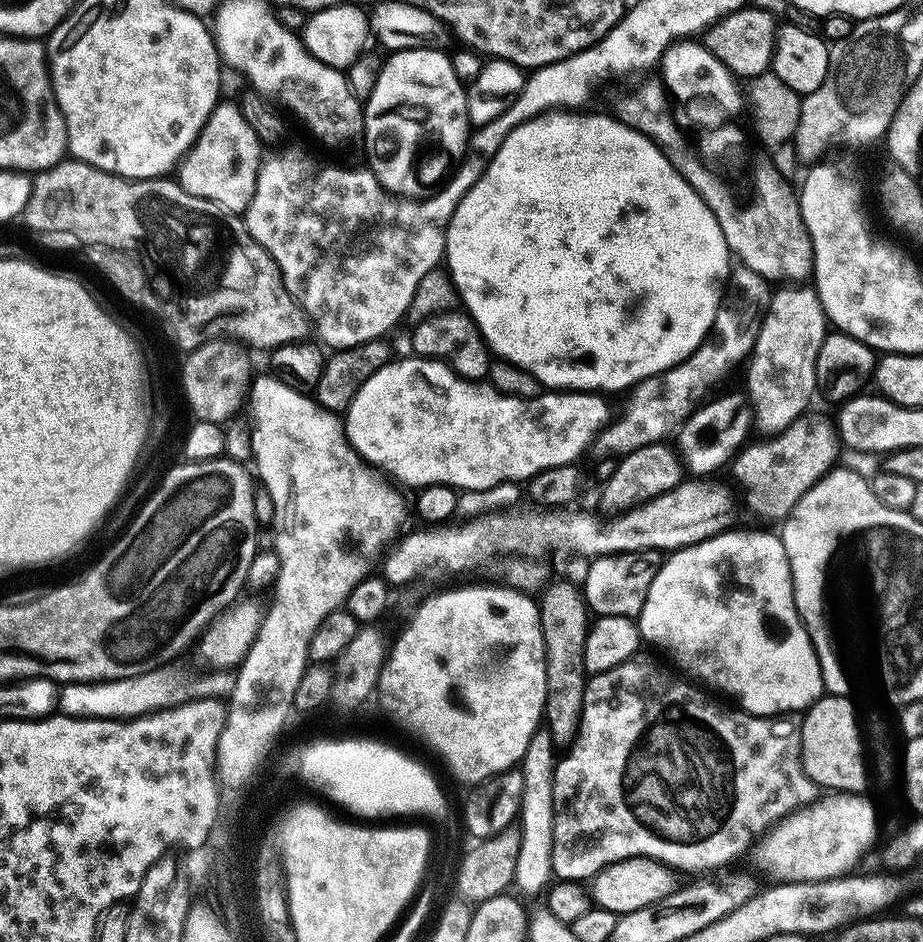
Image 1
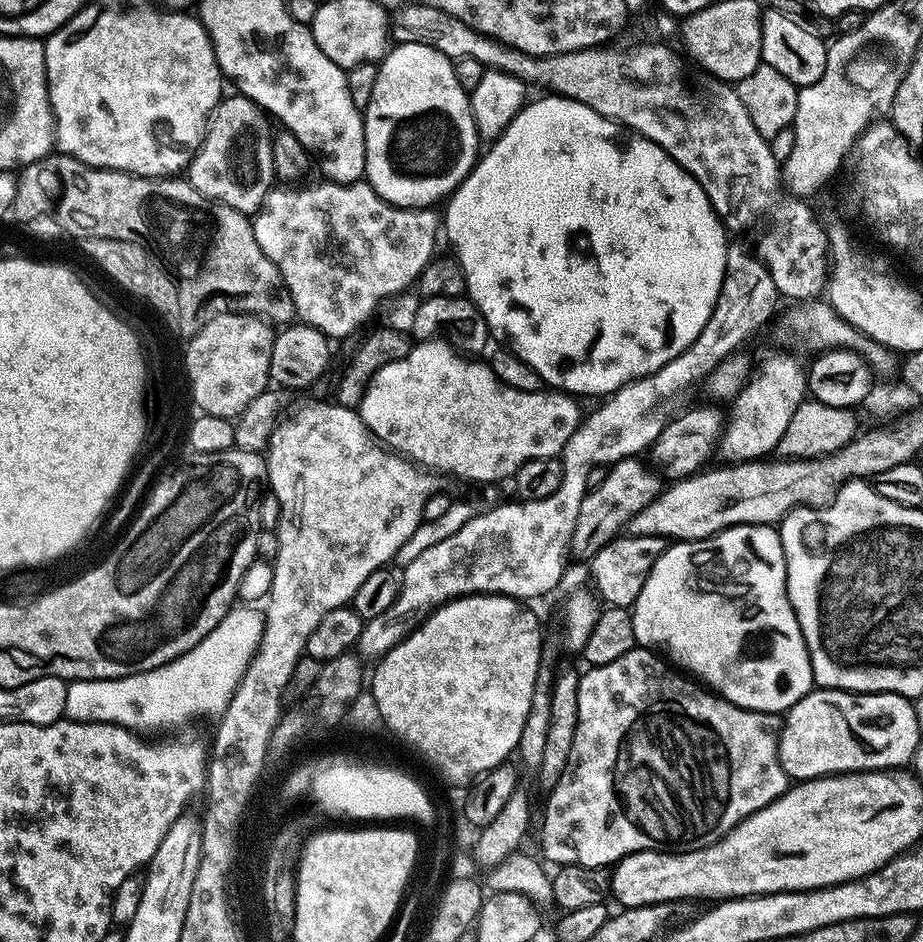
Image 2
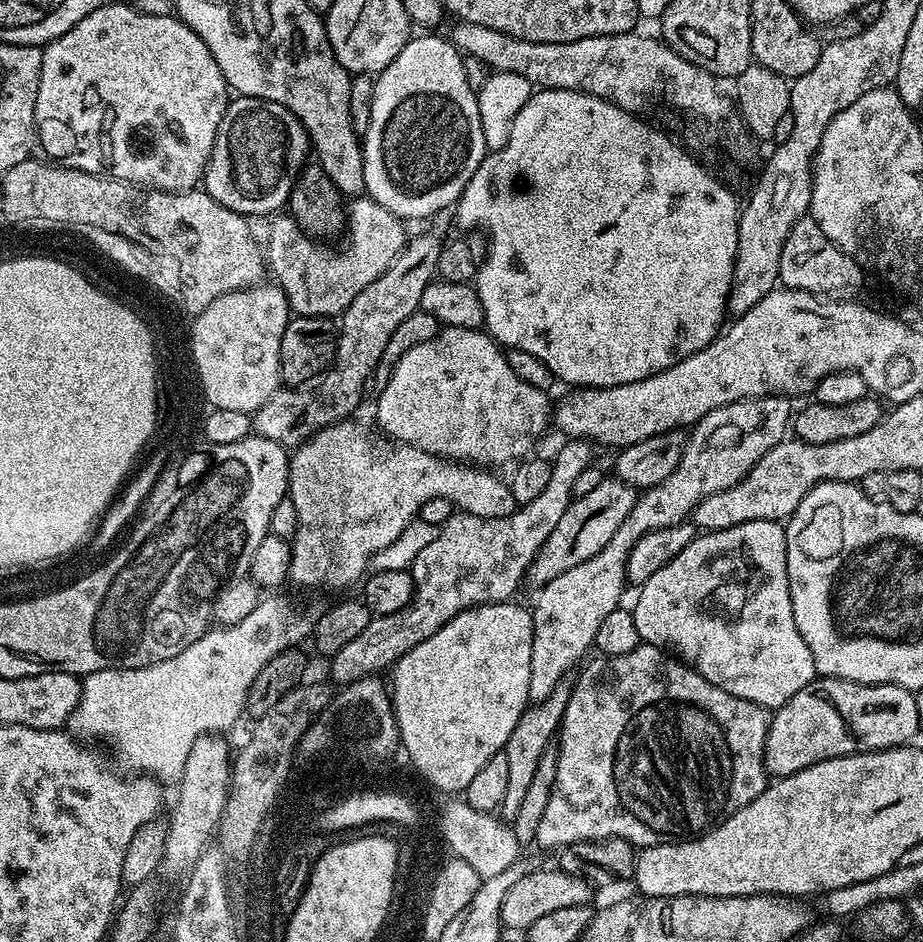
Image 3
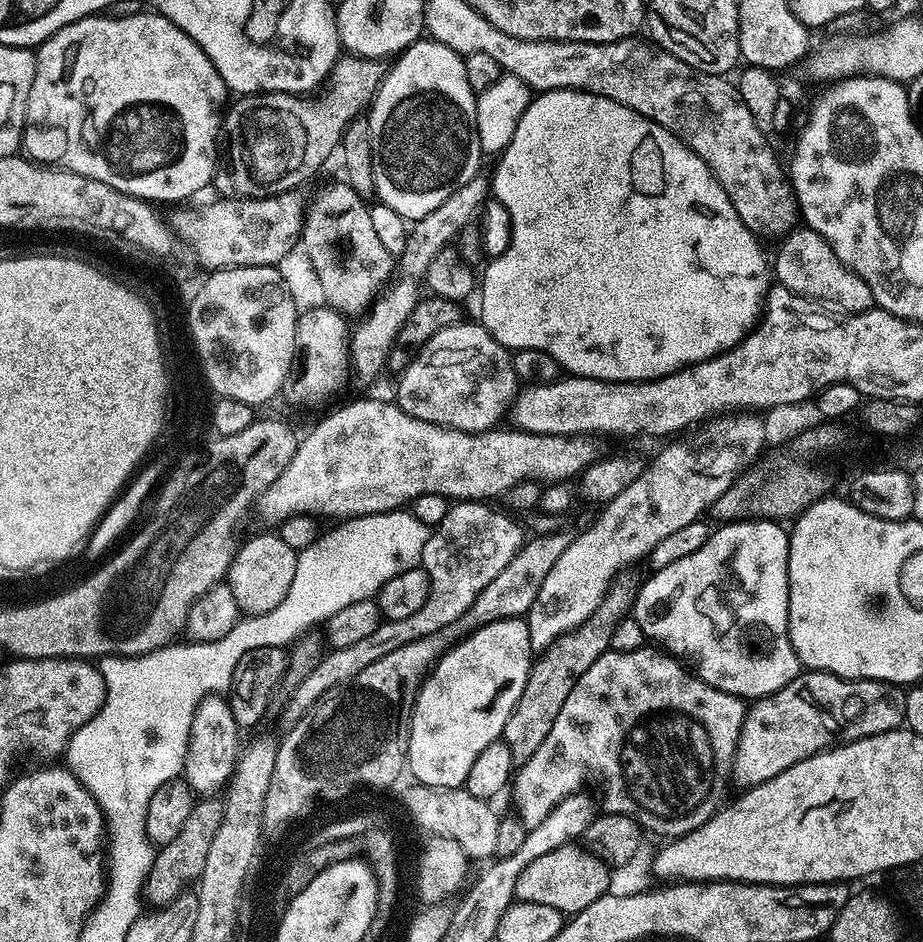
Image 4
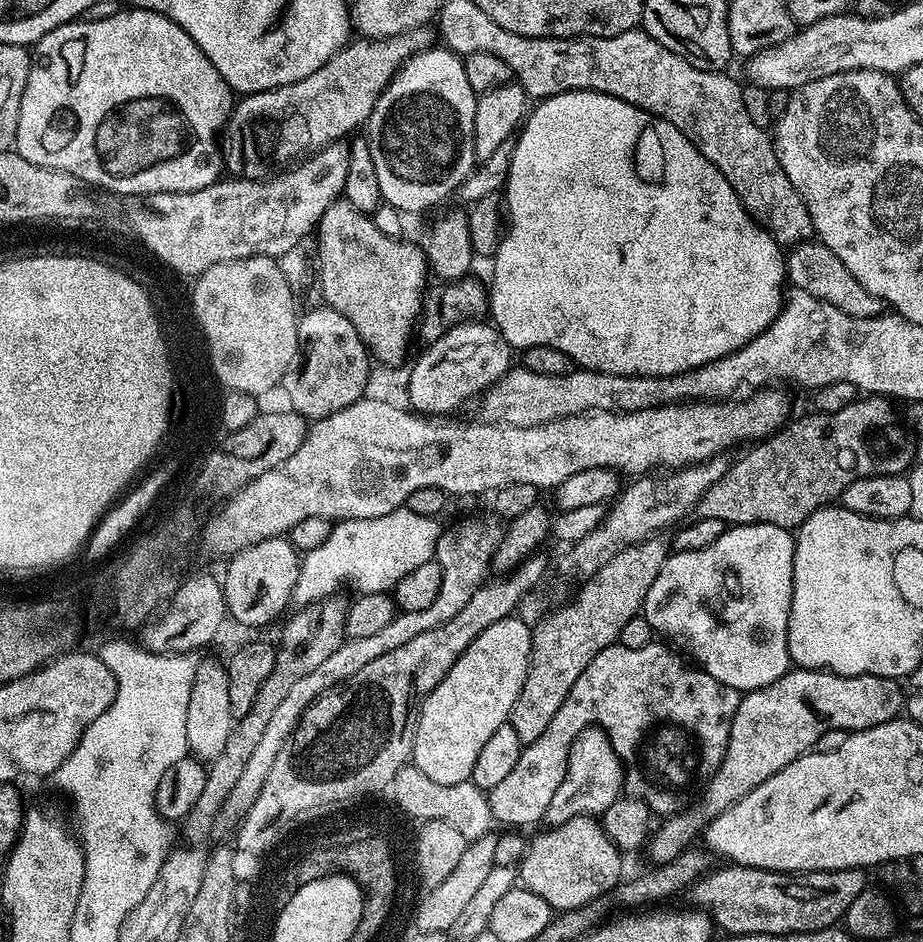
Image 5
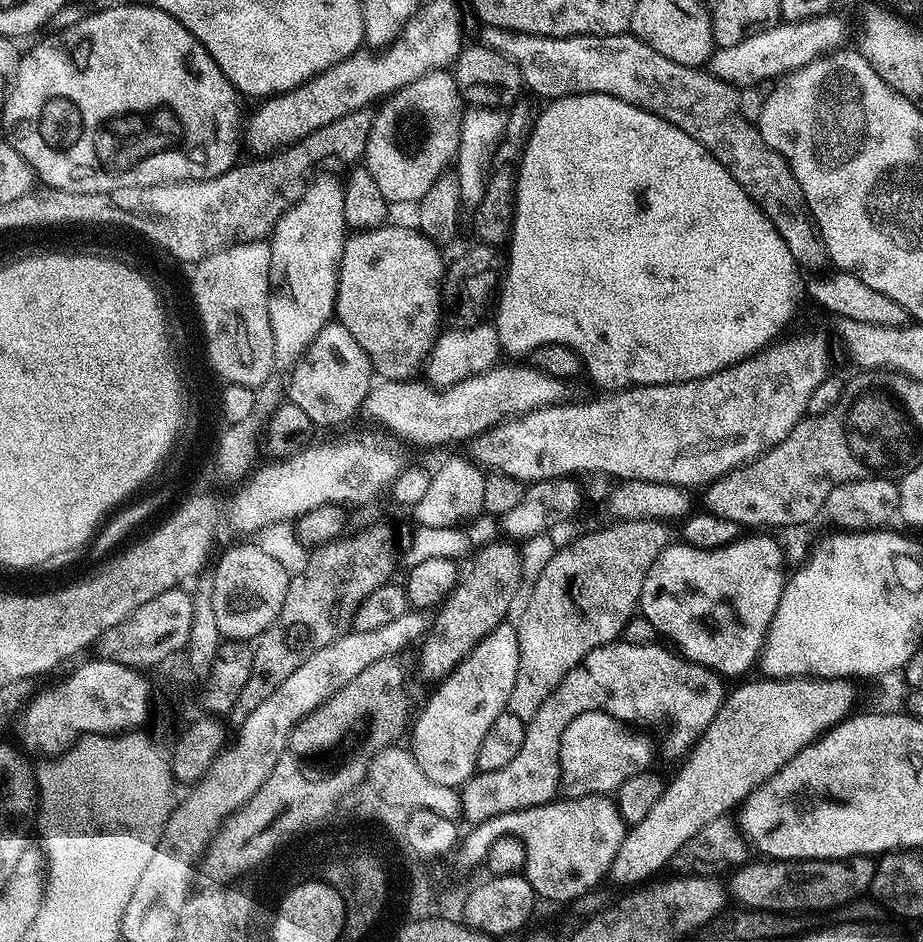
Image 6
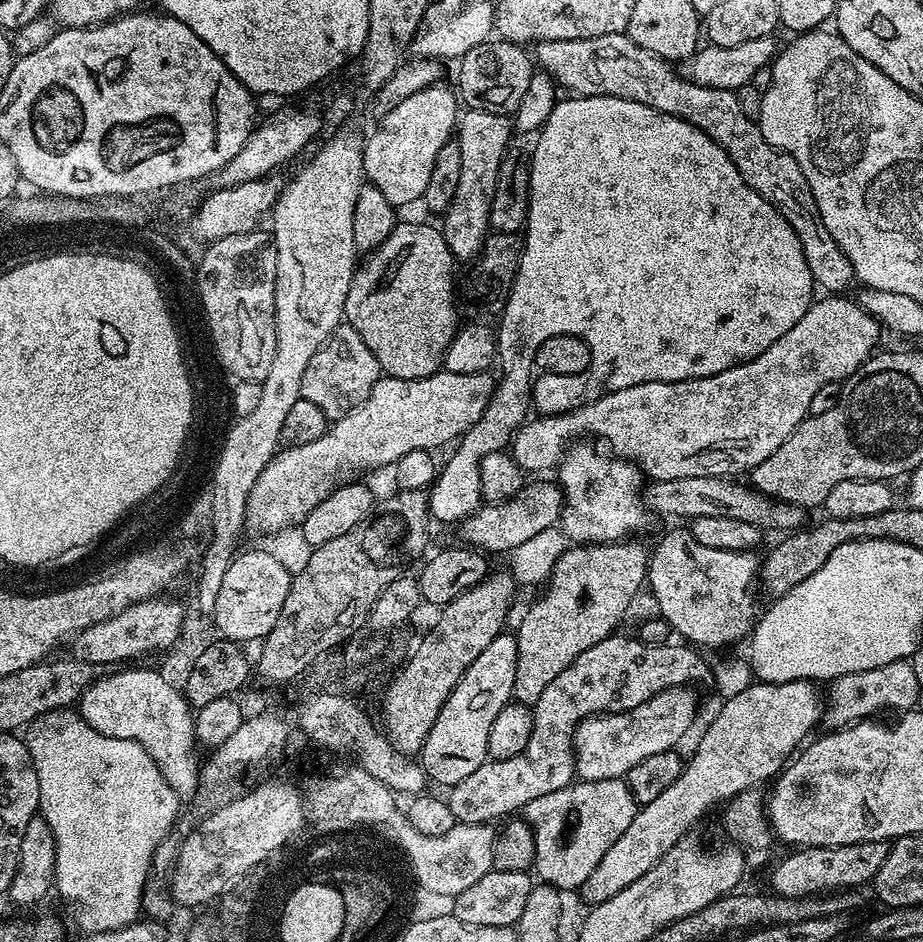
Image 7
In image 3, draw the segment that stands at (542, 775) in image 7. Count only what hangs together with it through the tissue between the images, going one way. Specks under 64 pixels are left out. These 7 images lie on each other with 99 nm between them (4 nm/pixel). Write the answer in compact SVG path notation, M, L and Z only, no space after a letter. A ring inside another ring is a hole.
M641 642L634 650L630 650L630 654L600 656L595 659L589 659L579 669L581 670L580 677L574 680L566 714L560 722L556 748L558 758L556 781L552 786L550 800L546 802L546 814L542 814L542 823L538 826L538 834L535 838L537 845L541 844L544 848L564 848L567 844L572 846L597 840L622 838L637 849L642 849L655 844L675 842L699 836L701 832L707 832L709 828L716 827L728 816L732 816L750 802L754 802L754 798L758 798L758 794L762 794L762 790L768 788L770 773L764 764L764 747L770 719L769 709L750 702L746 698L738 698L706 682L706 678L702 678L693 668L688 667L665 649L654 647L650 642Z

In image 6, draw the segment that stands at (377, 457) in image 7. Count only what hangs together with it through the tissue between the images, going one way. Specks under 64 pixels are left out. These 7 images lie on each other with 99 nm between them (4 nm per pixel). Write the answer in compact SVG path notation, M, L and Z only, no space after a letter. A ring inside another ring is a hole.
M497 363L496 367L482 374L471 376L454 386L442 389L433 388L424 382L419 384L419 379L416 378L384 380L377 383L368 393L364 400L364 408L372 411L397 437L405 436L406 439L414 440L418 444L452 444L455 440L471 441L473 436L481 436L486 430L503 424L506 420L515 420L518 416L525 416L534 410L542 410L555 404L563 404L569 399L569 385L565 381L550 374L542 374L542 370L533 368L527 363L524 363L525 365L504 363Z

